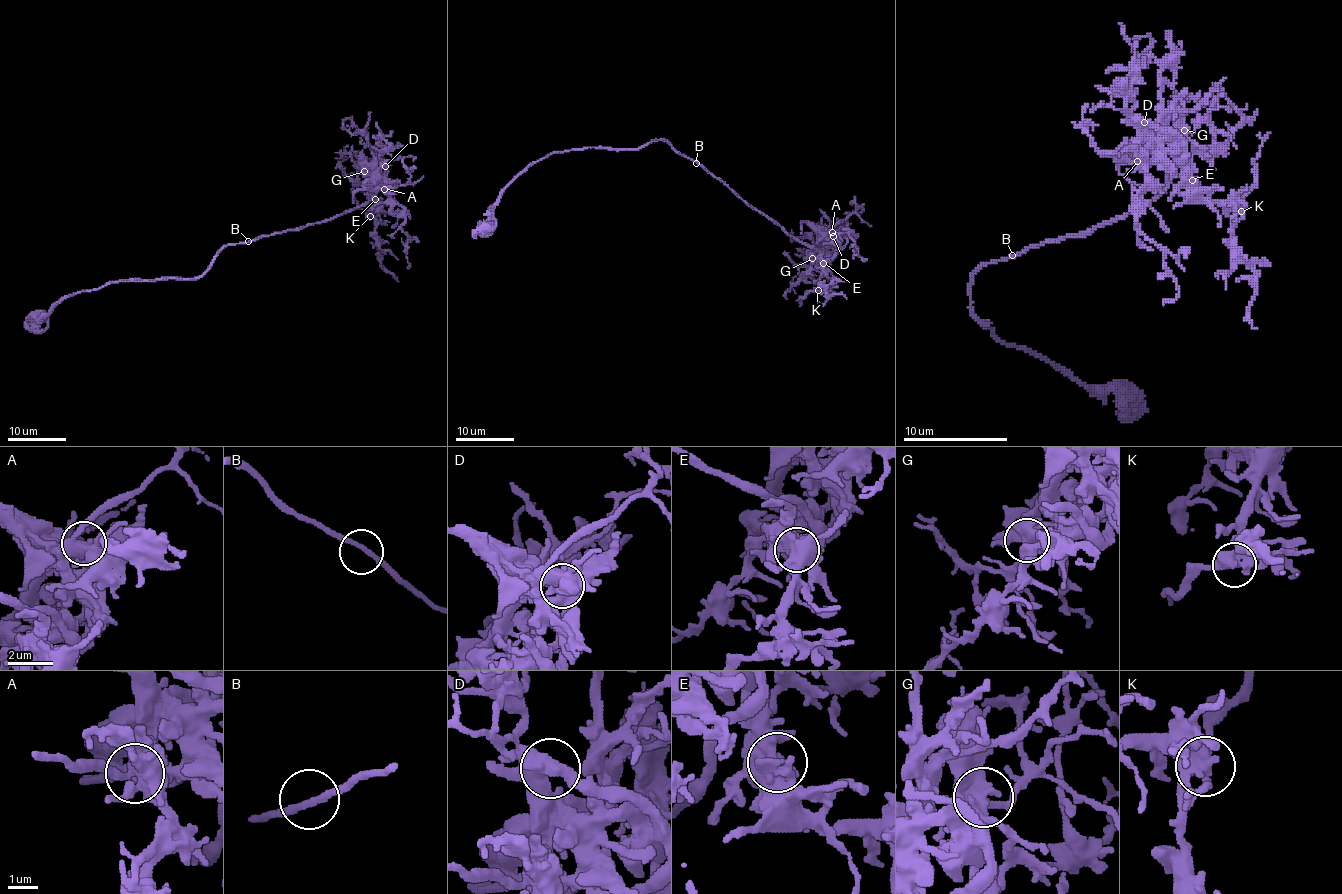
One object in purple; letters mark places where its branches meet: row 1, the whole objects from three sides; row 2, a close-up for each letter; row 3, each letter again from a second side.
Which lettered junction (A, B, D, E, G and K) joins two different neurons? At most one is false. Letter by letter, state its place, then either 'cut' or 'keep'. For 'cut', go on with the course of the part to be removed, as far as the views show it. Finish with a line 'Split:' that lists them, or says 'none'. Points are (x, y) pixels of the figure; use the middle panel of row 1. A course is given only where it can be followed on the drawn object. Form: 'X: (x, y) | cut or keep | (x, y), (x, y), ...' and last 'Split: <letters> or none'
A: (832, 232) | keep
B: (696, 163) | keep
D: (833, 236) | keep
E: (823, 263) | keep
G: (812, 258) | keep
K: (818, 290) | keep
Split: none

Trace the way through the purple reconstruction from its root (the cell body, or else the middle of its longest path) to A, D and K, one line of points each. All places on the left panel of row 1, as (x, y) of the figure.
A: (250, 242), (331, 220), (364, 204), (375, 193), (378, 184), (384, 189)
D: (250, 242), (331, 220), (364, 204), (383, 181), (386, 167)
K: (250, 242), (331, 220), (370, 200), (374, 204), (374, 212), (370, 216)

